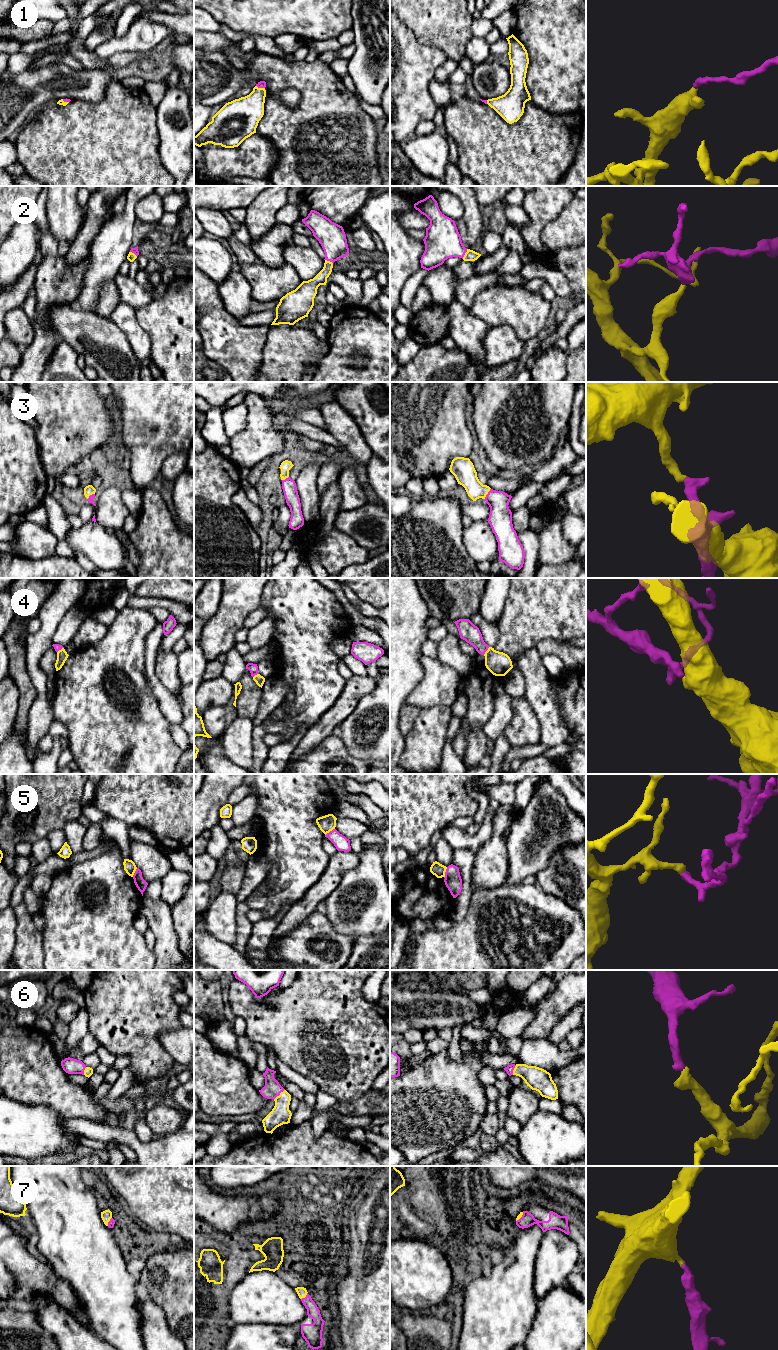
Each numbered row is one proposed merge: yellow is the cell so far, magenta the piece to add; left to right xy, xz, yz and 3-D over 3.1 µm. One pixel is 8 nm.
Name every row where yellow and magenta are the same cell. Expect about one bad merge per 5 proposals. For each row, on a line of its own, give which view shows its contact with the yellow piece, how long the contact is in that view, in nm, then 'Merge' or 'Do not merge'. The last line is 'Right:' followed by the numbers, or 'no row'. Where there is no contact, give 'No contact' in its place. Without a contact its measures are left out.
1: Touches yellow in xz. Shared border 80 nm. Merge
2: Touches yellow in yz. Shared border 90 nm. Merge
3: Touches yellow in yz. Shared border 100 nm. Merge
4: Touches yellow in yz. Shared border 80 nm. Merge
5: Touches yellow in yz. Shared border 90 nm. Merge
6: Touches yellow in xz. Shared border 120 nm. Merge
7: Touches yellow in xz. Shared border 80 nm. Merge
Right: 1, 2, 3, 4, 5, 6, 7

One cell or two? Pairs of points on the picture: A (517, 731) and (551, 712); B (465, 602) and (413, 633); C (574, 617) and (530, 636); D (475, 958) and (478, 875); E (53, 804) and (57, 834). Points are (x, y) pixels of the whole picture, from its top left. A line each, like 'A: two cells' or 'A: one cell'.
A: two cells
B: two cells
C: one cell
D: two cells
E: two cells

